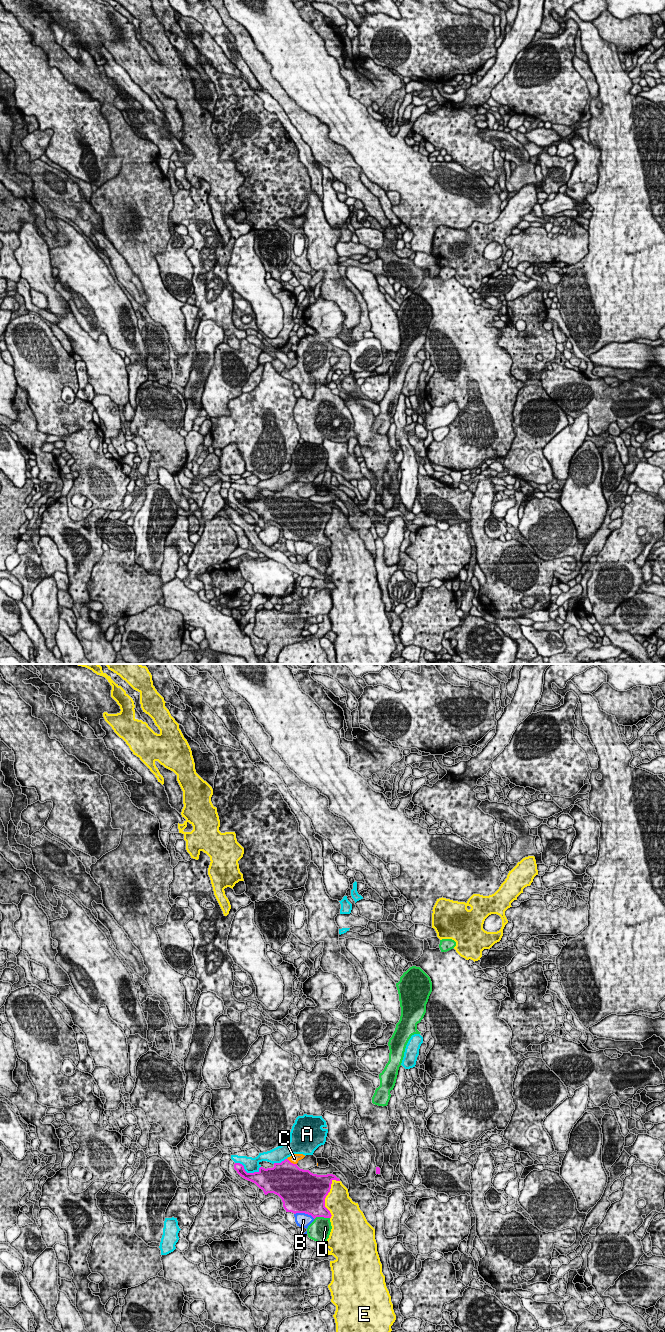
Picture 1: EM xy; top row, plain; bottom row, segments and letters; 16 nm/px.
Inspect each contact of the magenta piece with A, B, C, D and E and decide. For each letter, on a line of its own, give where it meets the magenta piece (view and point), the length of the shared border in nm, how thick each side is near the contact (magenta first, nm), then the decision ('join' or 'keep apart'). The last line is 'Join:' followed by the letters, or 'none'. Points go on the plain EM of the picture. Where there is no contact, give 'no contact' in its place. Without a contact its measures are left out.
A: xy (245, 499) | 420 nm | 200/240 nm | keep apart
B: xy (304, 540) | 340 nm | 550/220 nm | keep apart
C: xy (292, 491) | 190 nm | 500/140 nm | join
D: xy (321, 544) | 260 nm | 380/360 nm | keep apart
E: xy (325, 525) | 650 nm | 500/400 nm | keep apart
Join: C

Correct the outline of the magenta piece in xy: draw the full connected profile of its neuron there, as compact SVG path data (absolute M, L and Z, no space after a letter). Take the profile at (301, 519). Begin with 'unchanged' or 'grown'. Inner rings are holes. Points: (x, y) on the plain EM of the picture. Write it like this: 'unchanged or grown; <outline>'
grown; M293 482L273 496L260 495L258 500L247 501L240 491L234 497L244 507L255 511L264 522L274 521L283 530L286 540L305 541L316 545L331 546L325 535L325 526L330 520L333 508L340 509L333 502L317 503L297 494L303 482Z

